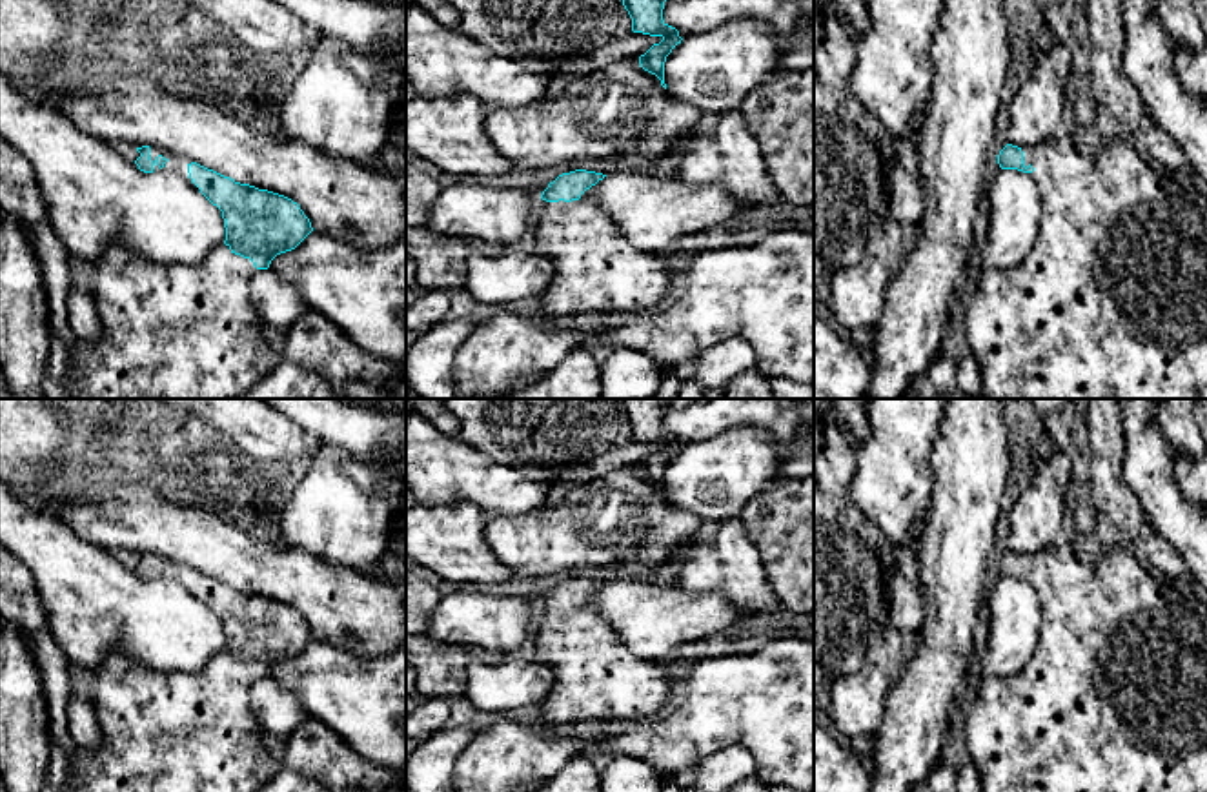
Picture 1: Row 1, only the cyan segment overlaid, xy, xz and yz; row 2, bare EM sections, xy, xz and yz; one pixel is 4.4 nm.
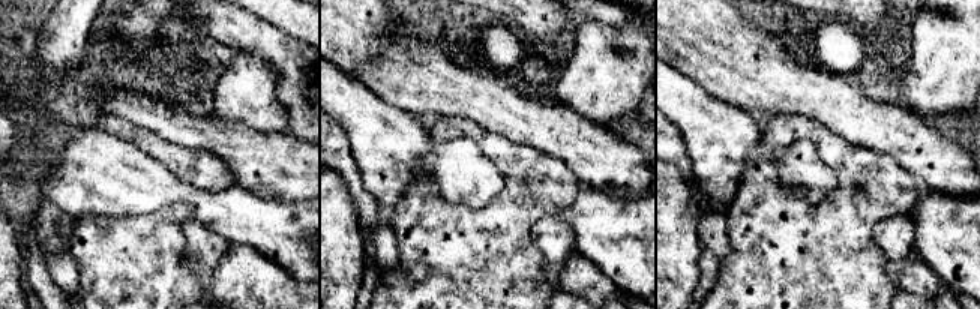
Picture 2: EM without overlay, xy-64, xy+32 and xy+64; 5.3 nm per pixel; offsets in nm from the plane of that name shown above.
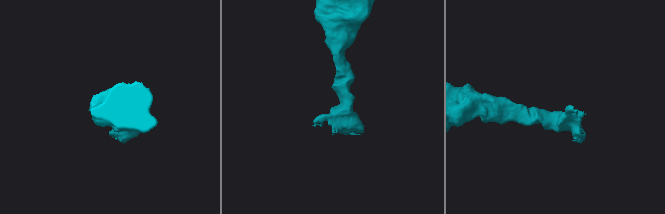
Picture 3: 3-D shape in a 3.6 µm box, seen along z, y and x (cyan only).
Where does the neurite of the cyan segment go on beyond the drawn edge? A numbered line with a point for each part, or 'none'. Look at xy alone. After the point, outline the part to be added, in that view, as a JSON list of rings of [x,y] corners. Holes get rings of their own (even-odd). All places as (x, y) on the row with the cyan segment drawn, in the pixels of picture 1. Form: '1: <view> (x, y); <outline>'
1: xy (153, 152); [[[149,146],[149,157],[153,160],[153,171],[171,169],[177,166],[171,155],[160,147]]]

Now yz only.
1: yz (1111, 303); [[[1054,135],[1036,146],[1023,146],[1025,168],[1030,164],[1034,168],[1029,173],[1038,188],[1041,197],[1041,220],[1040,233],[1034,248],[1014,268],[1005,269],[983,269],[981,277],[976,282],[976,289],[967,304],[965,315],[965,337],[969,342],[970,353],[978,359],[981,368],[981,393],[987,399],[1207,399],[1207,202],[1196,198],[1189,189],[1172,180],[1167,175],[1156,173],[1140,155],[1132,142],[1118,140],[1116,137],[1100,140],[1098,146],[1087,144],[1080,135]]]

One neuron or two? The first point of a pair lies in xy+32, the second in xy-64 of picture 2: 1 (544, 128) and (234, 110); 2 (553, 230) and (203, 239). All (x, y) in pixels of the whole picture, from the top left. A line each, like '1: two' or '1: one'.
1: two
2: one

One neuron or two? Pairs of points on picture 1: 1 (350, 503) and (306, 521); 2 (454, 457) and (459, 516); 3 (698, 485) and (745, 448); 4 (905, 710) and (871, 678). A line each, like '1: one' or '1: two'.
1: one
2: two
3: one
4: two

